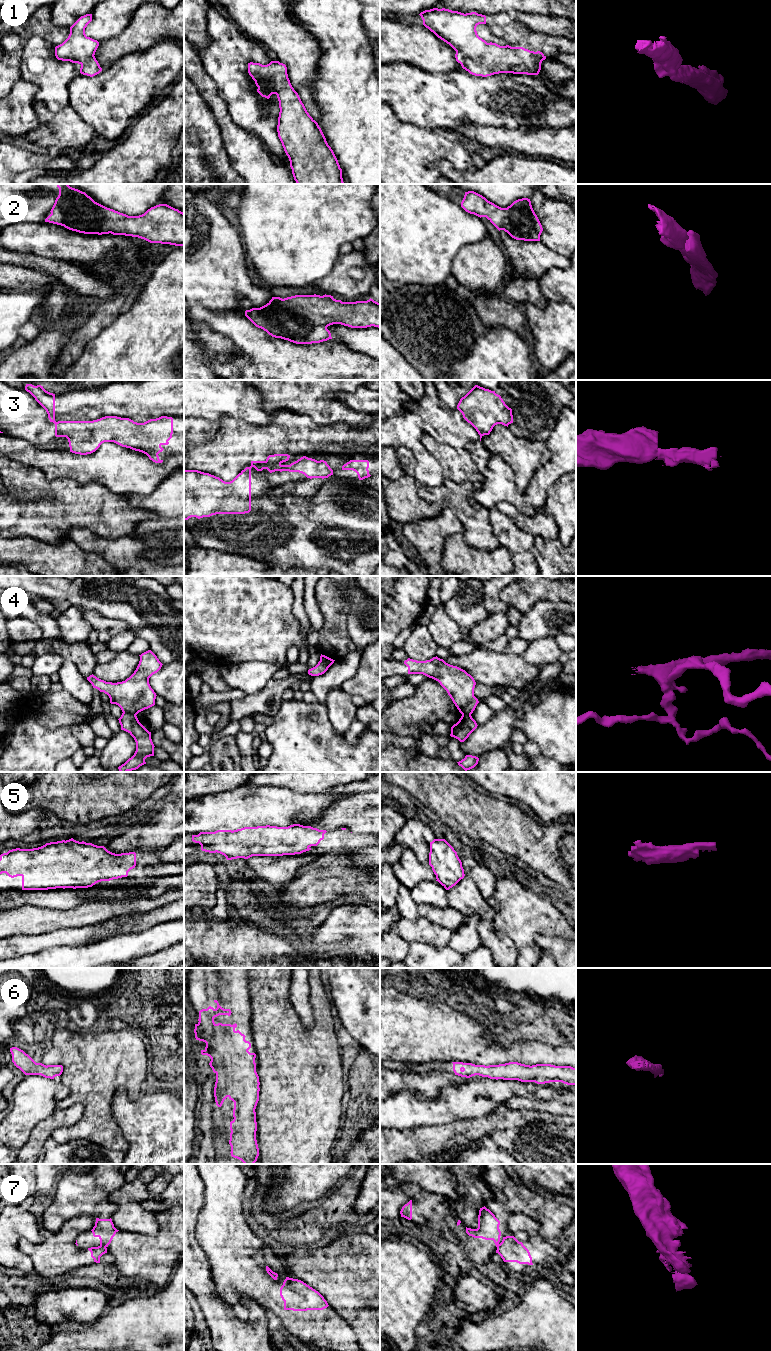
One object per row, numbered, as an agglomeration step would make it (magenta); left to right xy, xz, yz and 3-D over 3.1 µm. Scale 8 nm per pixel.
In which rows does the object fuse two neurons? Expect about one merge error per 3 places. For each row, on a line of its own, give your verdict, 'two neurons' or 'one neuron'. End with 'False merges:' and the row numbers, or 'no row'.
1: one neuron
2: one neuron
3: two neurons
4: two neurons
5: one neuron
6: one neuron
7: two neurons
False merges: 3, 4, 7

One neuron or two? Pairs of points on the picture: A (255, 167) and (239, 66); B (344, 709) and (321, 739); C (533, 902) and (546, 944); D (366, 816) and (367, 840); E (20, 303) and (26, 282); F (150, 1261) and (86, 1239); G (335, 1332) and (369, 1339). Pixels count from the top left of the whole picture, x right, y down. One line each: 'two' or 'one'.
A: two
B: two
C: two
D: two
E: two
F: one
G: two

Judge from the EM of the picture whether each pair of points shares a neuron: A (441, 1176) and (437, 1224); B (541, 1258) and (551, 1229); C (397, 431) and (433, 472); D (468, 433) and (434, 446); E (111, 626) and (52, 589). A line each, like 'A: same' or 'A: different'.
A: different
B: different
C: same
D: different
E: different

